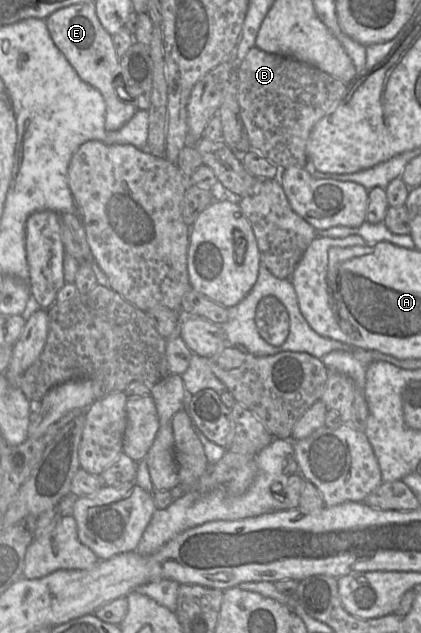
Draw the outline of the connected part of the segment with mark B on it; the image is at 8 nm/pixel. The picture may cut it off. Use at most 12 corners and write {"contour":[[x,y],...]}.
{"contour":[[251,48],[238,71],[250,146],[307,165],[349,84]]}

